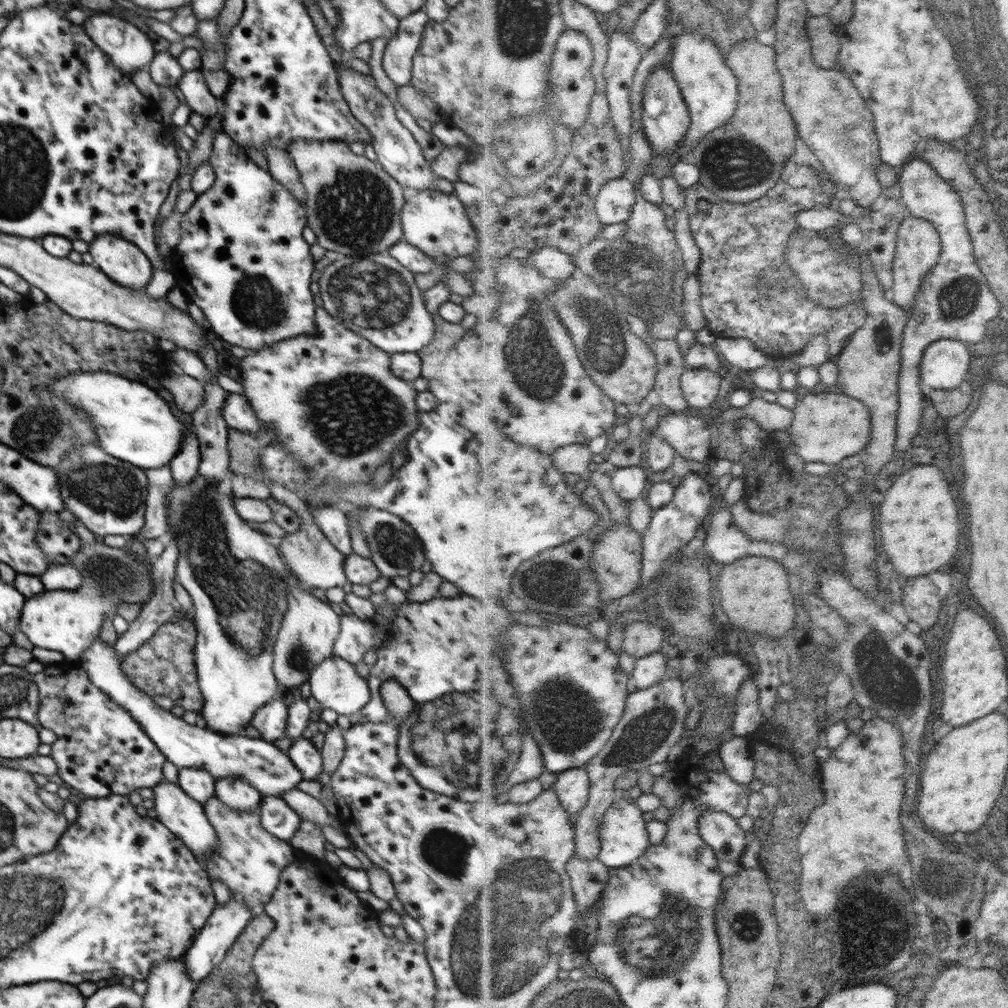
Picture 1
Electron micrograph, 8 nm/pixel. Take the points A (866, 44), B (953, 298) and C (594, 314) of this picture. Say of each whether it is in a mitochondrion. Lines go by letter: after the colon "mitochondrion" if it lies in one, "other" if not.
A: other
B: mitochondrion
C: mitochondrion

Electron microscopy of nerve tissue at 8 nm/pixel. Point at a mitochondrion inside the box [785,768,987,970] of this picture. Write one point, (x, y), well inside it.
(934, 882)

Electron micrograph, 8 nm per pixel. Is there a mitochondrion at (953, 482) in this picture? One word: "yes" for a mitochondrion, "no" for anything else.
no

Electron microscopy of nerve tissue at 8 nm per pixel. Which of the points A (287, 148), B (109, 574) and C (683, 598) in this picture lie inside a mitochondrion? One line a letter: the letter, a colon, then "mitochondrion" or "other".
A: other
B: mitochondrion
C: mitochondrion

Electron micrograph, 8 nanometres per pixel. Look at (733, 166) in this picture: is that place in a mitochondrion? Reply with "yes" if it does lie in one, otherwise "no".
yes

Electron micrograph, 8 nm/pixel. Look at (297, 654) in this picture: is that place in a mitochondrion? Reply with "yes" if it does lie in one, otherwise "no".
yes

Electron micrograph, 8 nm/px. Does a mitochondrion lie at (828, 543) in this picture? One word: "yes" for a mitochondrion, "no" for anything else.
yes

